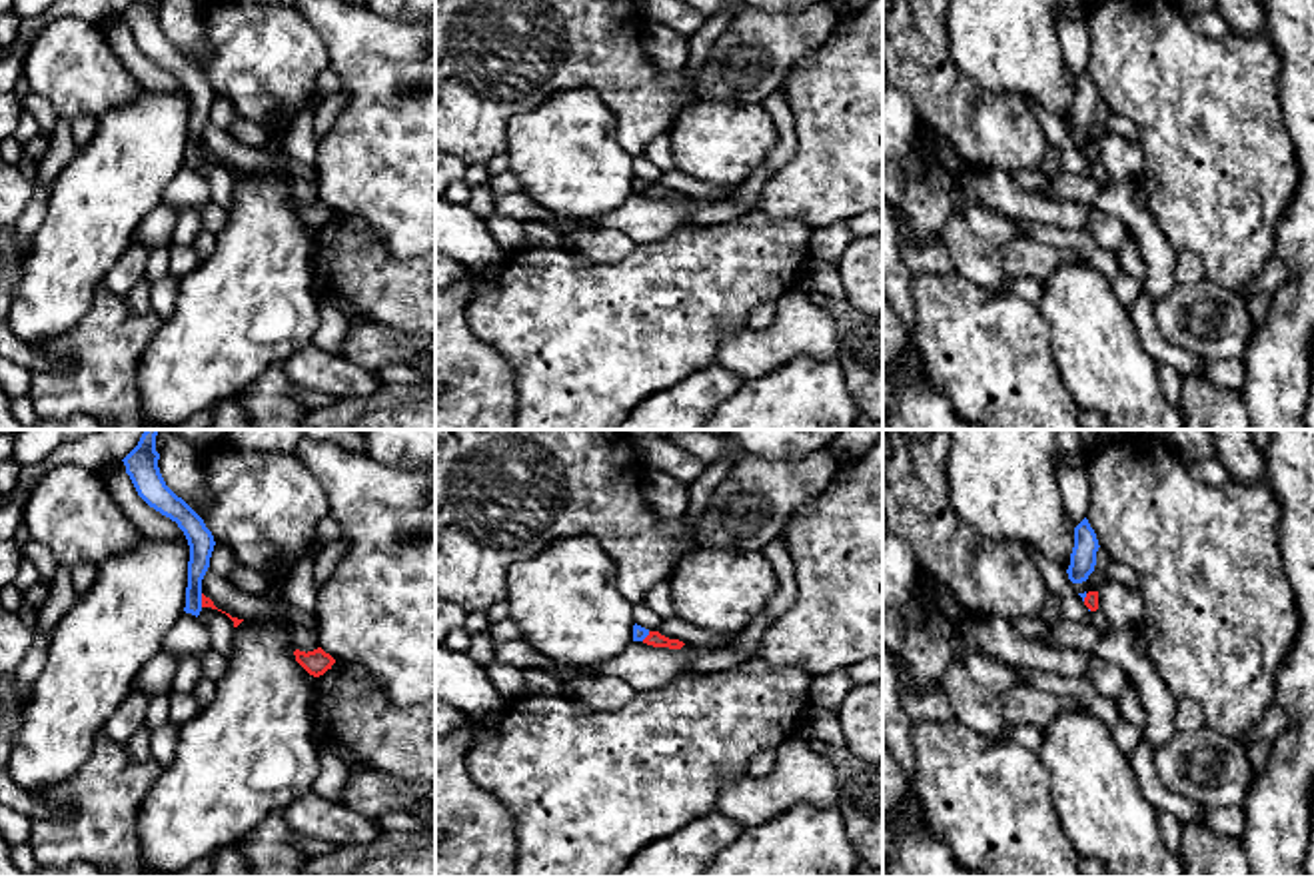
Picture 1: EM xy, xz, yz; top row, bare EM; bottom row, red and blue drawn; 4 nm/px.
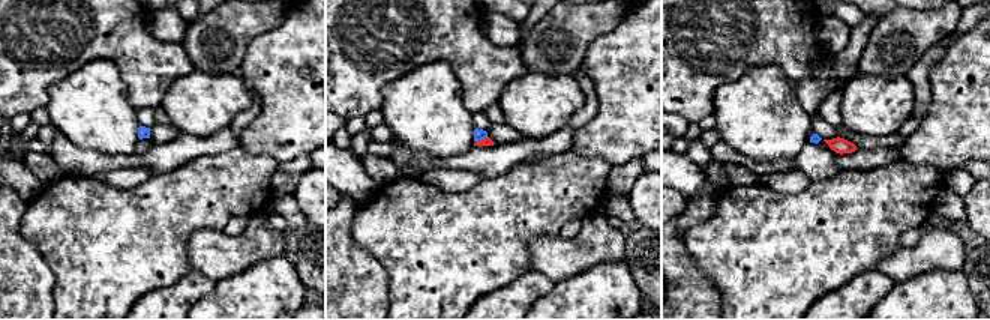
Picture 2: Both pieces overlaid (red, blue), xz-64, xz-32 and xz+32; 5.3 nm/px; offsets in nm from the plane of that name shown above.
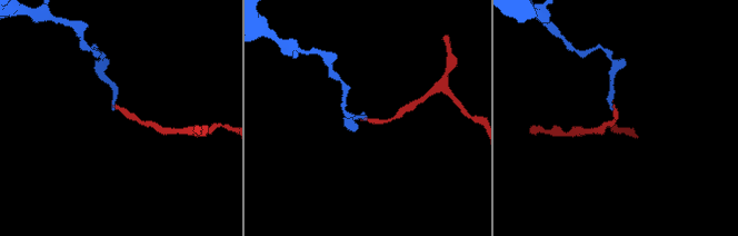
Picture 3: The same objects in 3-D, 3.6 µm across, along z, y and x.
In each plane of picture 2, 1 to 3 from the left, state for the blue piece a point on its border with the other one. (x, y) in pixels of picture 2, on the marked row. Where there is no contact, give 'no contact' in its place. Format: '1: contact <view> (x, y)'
1: no contact
2: contact xz-32 (482, 140)
3: no contact

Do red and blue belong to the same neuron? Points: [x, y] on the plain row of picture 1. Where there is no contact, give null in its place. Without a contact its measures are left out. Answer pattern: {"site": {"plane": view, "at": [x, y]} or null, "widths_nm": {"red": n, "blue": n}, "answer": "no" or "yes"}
{"site": {"plane": "xy", "at": [202, 152]}, "widths_nm": {"red": 50, "blue": 110}, "answer": "no"}

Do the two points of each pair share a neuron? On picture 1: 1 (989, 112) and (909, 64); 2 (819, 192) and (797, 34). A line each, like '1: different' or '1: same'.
1: same
2: different

